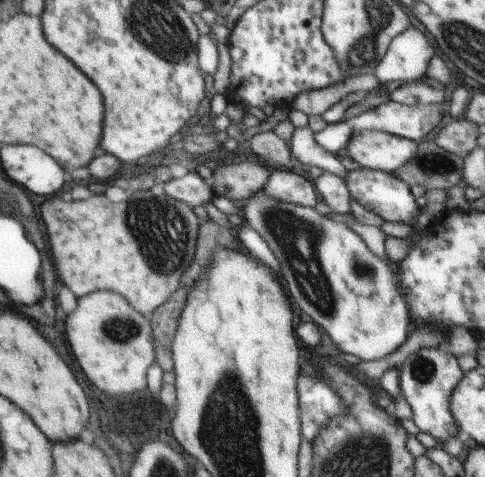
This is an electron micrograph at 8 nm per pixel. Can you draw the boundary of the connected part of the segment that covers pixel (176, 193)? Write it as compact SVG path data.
M198 173L175 176L165 183L164 192L176 200L185 202L190 208L204 206L214 196L212 188Z

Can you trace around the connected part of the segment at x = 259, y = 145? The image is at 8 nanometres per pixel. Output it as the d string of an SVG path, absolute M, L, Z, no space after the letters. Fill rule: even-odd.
M272 131L255 134L249 144L256 156L269 166L287 169L290 164L292 156L286 142Z

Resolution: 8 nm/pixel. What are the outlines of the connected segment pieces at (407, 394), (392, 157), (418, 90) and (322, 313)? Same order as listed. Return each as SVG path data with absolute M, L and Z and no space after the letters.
M422 347L409 354L399 370L400 395L406 399L412 409L412 420L423 433L446 443L450 437L459 435L458 422L450 412L450 396L462 380L464 373L460 364L450 352L439 347Z
M380 130L354 132L346 142L345 159L355 166L392 171L410 162L418 143Z
M417 79L414 80L414 82L408 82L408 84L398 86L398 88L390 94L389 98L398 104L408 106L424 104L426 104L426 106L442 106L442 104L446 102L444 90L432 88L428 82Z
M264 188L240 204L241 218L268 244L282 264L290 301L322 328L340 352L364 362L382 360L408 338L410 310L396 284L389 261L376 256L366 243L337 222L292 202L270 198Z

